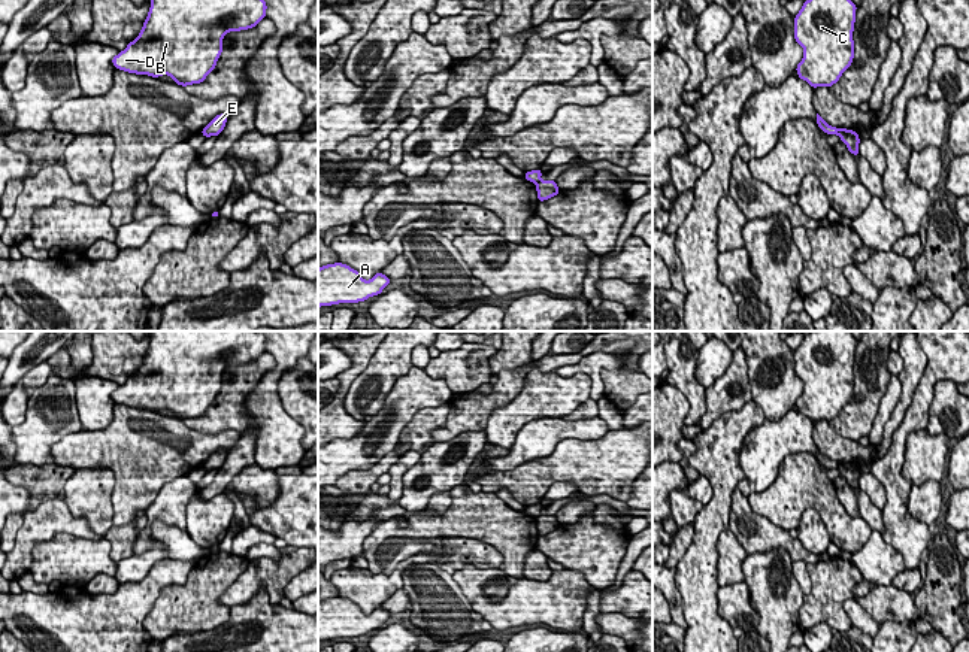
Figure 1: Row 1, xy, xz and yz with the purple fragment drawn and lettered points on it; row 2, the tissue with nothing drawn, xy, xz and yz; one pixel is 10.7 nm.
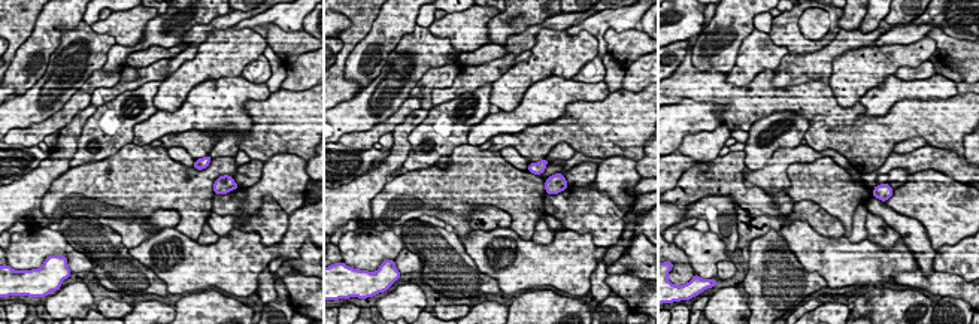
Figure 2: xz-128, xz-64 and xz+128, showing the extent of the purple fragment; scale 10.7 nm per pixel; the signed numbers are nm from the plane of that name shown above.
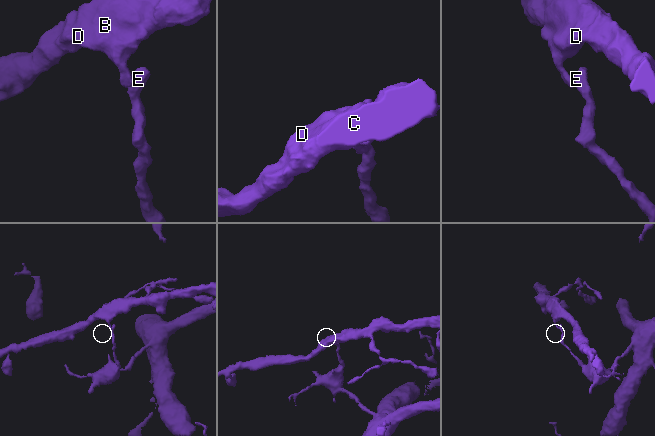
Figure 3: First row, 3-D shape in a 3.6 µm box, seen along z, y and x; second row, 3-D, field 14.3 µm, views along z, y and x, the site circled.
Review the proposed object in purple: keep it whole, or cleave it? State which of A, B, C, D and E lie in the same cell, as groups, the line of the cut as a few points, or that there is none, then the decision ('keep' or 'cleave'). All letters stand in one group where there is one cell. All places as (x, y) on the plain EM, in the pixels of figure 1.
A B C D / E | xz (541, 515), (535, 516) | cleave

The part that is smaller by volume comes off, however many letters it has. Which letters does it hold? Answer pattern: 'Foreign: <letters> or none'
Foreign: A, B, C, D

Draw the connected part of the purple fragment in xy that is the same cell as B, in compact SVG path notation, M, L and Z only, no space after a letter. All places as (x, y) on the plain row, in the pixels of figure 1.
M151 331L139 370L112 392L112 398L136 409L167 409L181 421L200 418L215 404L224 370L255 361L266 352L266 343L261 331Z

